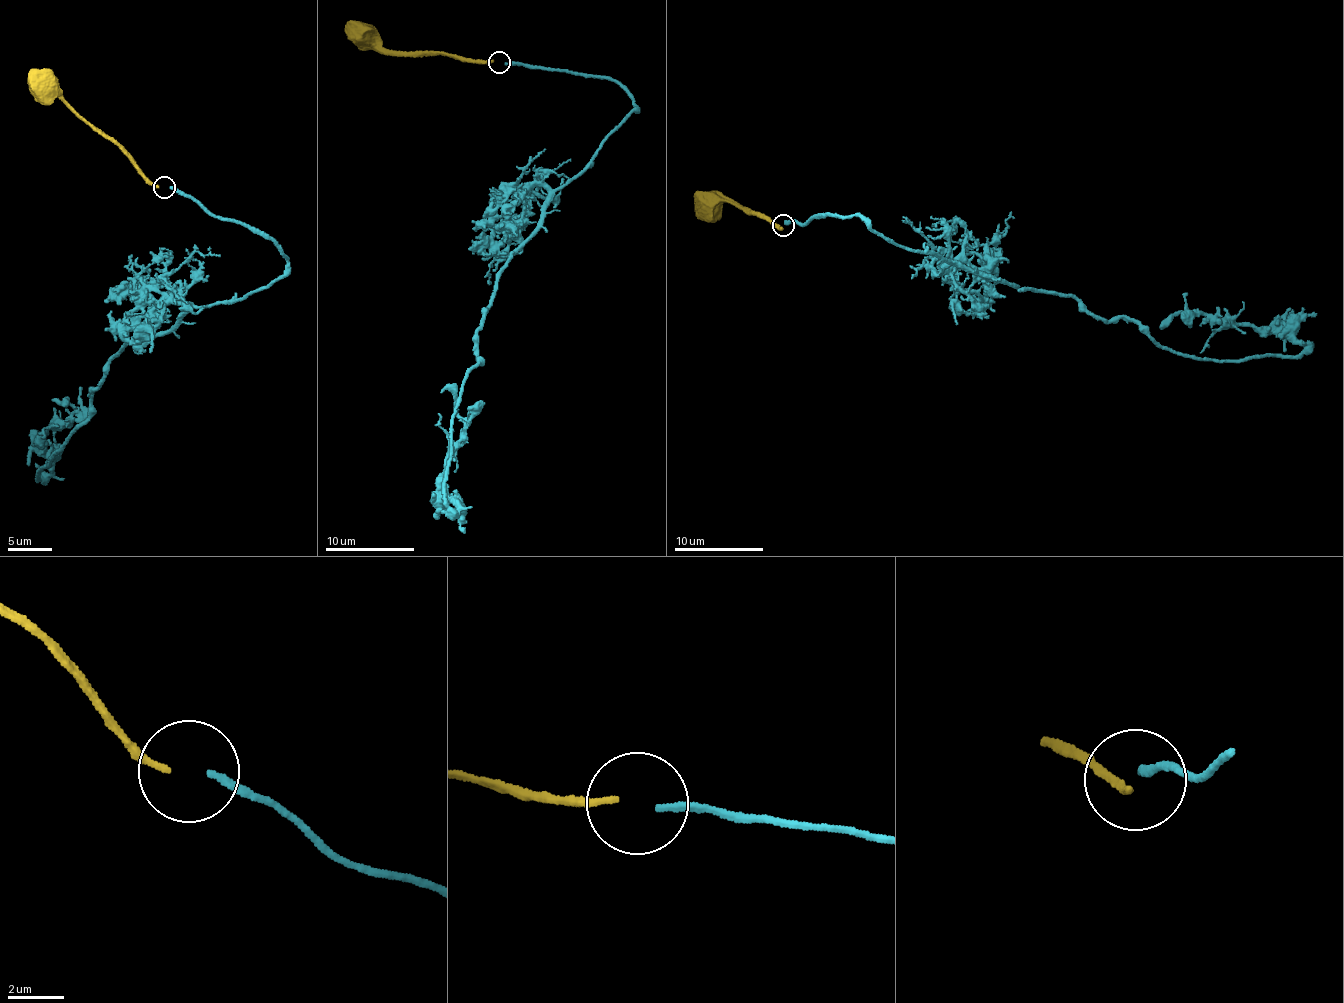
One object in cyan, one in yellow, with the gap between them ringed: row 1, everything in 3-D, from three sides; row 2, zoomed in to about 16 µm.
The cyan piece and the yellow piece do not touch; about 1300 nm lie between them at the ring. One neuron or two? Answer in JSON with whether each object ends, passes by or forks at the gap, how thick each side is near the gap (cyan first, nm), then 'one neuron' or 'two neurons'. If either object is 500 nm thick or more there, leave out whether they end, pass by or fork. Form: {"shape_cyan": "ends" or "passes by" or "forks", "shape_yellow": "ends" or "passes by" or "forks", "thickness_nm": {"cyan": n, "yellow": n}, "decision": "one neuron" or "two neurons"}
{"shape_cyan": "ends", "shape_yellow": "ends", "thickness_nm": {"cyan": 260, "yellow": 240}, "decision": "one neuron"}

